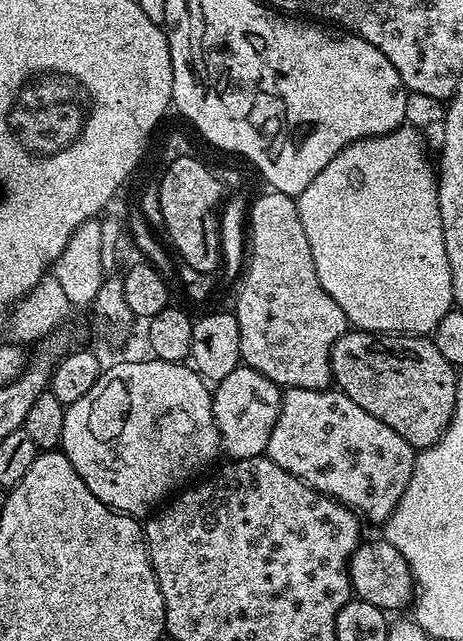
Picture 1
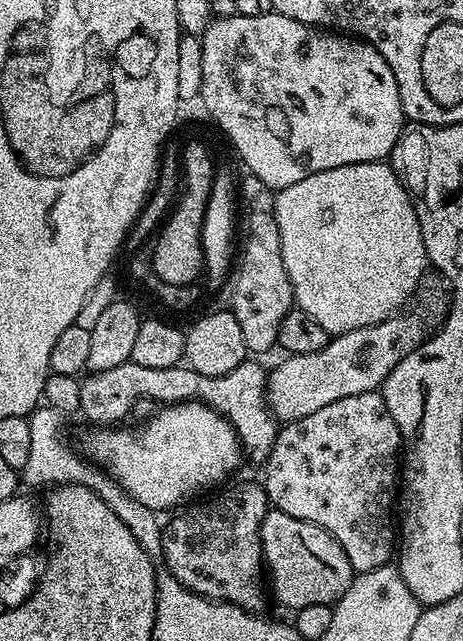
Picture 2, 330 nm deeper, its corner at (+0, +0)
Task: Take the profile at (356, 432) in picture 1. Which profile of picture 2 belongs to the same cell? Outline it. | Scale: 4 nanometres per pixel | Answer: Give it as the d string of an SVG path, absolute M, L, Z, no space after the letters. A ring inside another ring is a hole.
M379 391L354 394L350 398L338 398L338 402L330 402L330 406L322 406L322 410L314 410L314 414L306 414L297 420L287 421L277 431L274 446L270 450L267 460L263 461L262 468L264 468L262 487L264 493L268 495L269 505L277 512L290 514L290 518L298 518L302 522L322 526L322 530L330 533L342 546L342 550L346 550L346 558L350 558L353 573L359 574L385 567L391 561L388 560L391 556L393 559L394 545L398 540L398 528L394 523L394 516L392 520L392 507L395 504L397 507L398 504L398 473L402 468L402 441L398 426L394 422L394 418L390 418L390 410L386 410L386 402Z

